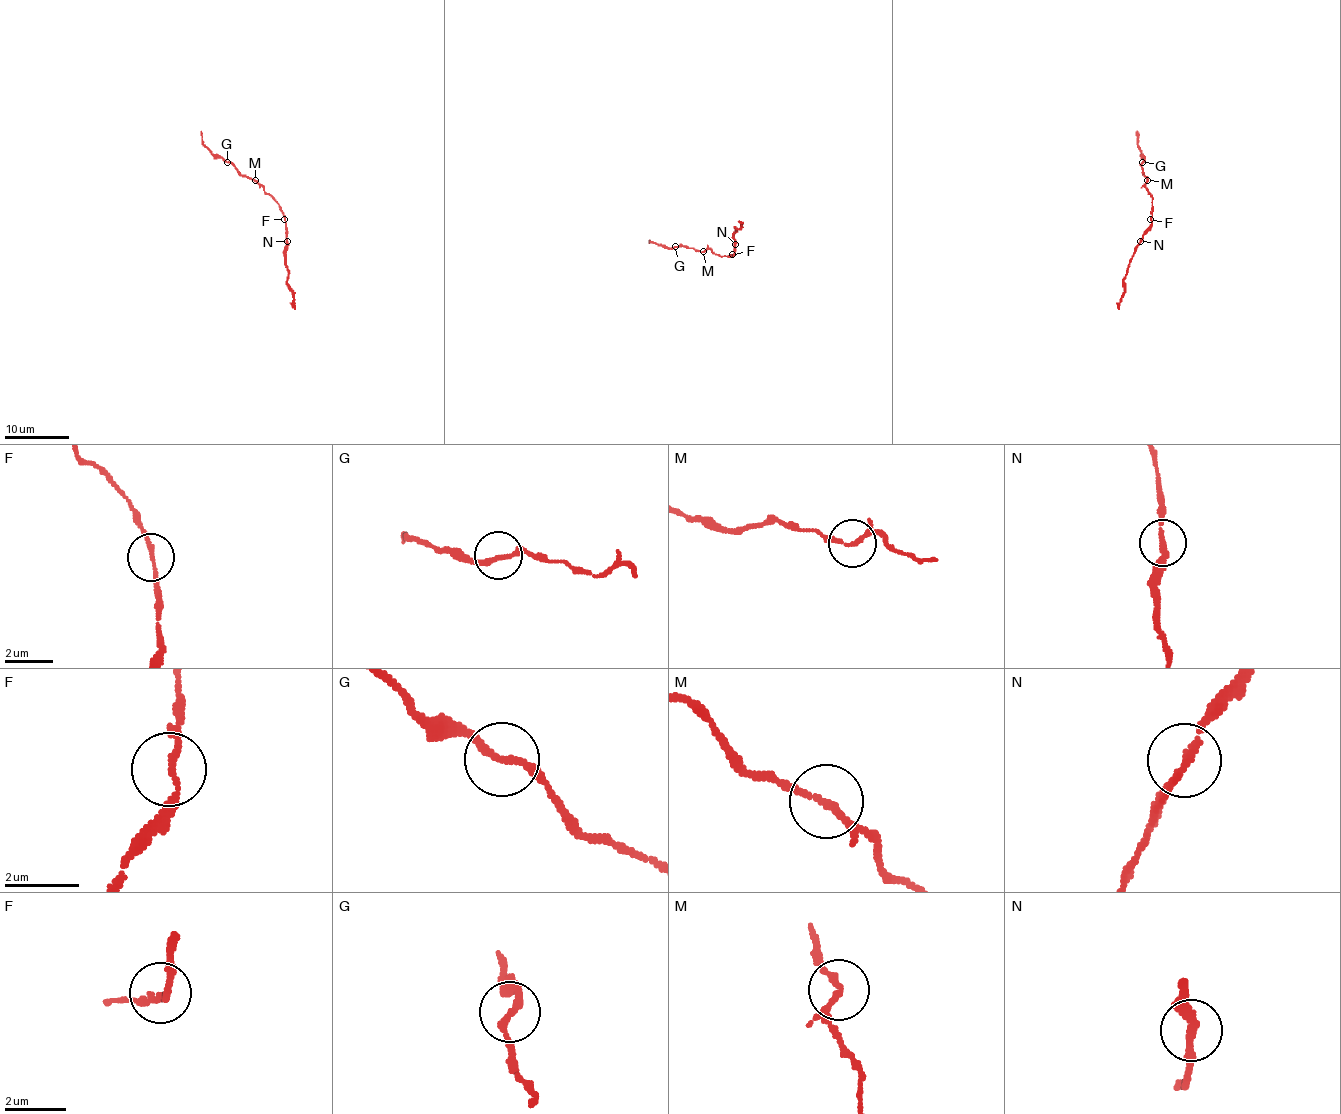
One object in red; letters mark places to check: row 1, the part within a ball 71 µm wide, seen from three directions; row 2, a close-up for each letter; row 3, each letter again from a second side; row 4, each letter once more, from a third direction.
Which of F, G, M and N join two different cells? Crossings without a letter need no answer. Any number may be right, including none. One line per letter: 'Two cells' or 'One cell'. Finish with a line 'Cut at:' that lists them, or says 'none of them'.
F: One cell
G: One cell
M: One cell
N: Two cells
Cut at: N

